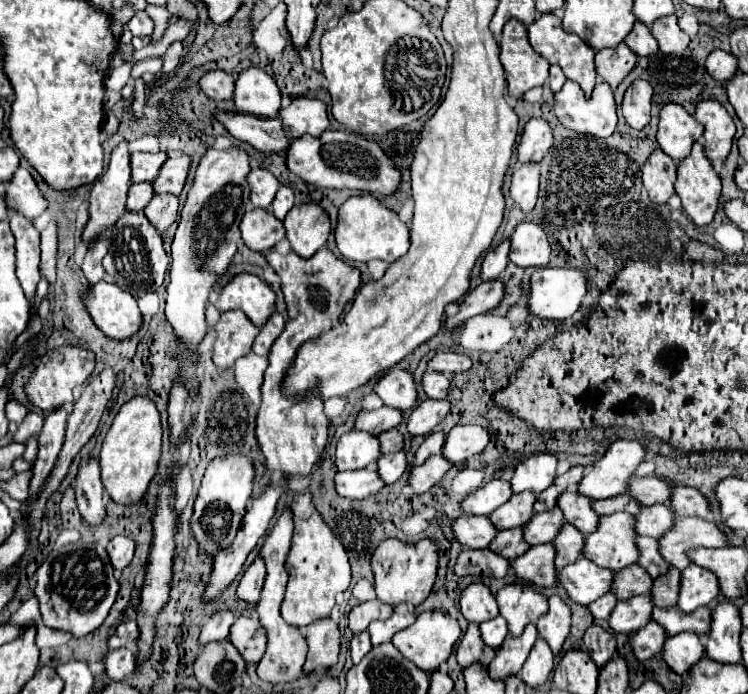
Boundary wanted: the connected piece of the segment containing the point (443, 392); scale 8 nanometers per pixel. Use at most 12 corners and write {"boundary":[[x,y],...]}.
{"boundary":[[427,371],[423,389],[431,399],[445,399],[451,381],[443,373]]}

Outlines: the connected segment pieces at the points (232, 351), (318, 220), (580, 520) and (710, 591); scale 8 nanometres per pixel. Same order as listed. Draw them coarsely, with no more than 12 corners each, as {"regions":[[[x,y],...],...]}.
{"regions":[[[223,311],[213,363],[229,369],[249,355],[259,329],[241,311]],[[313,201],[283,219],[291,249],[303,259],[327,243],[327,211]],[[577,491],[561,495],[557,505],[565,521],[585,535],[597,531],[599,513]],[[689,565],[683,571],[677,607],[693,613],[713,603],[717,575]]]}

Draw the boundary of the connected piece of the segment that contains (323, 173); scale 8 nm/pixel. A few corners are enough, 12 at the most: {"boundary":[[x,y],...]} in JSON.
{"boundary":[[347,131],[297,137],[287,169],[313,187],[389,195],[401,173]]}

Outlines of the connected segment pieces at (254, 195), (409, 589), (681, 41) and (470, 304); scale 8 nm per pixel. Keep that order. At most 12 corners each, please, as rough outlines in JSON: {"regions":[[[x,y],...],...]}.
{"regions":[[[251,169],[251,201],[273,201],[279,189],[275,175]],[[389,537],[371,555],[377,597],[423,603],[435,585],[435,539]],[[675,13],[657,19],[651,33],[661,53],[681,53],[689,35]],[[501,279],[481,281],[447,317],[447,329],[495,309],[505,295]]]}

